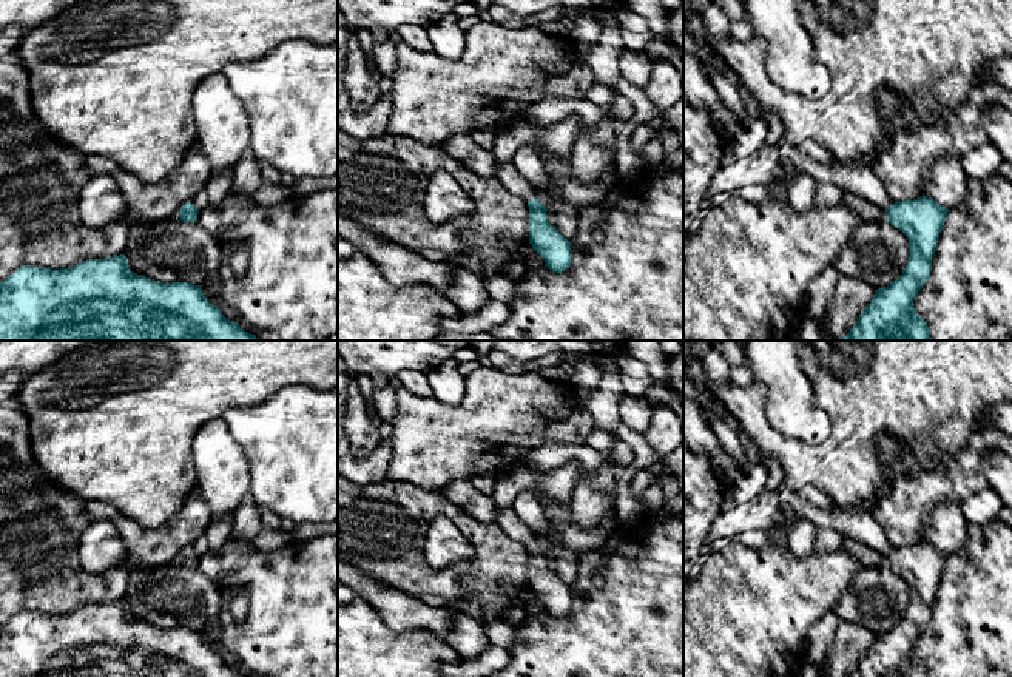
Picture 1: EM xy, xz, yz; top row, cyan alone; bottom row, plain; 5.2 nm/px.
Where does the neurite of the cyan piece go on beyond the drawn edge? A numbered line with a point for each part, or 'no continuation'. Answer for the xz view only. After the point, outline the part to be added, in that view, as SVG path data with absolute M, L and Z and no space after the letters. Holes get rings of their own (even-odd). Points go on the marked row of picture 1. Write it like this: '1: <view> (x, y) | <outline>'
1: xz (506, 173) | M497 162L495 177L515 196L526 200L535 199L535 187L525 179L512 163Z

